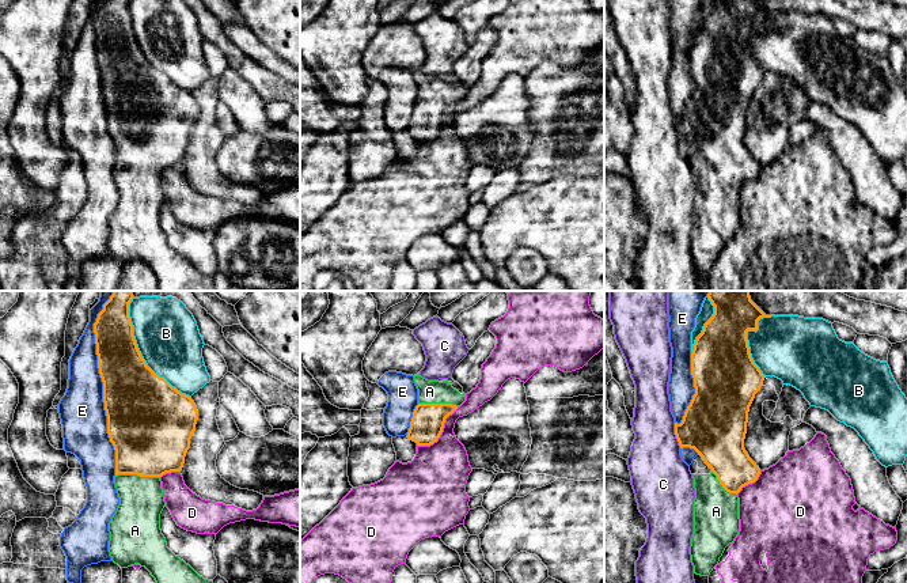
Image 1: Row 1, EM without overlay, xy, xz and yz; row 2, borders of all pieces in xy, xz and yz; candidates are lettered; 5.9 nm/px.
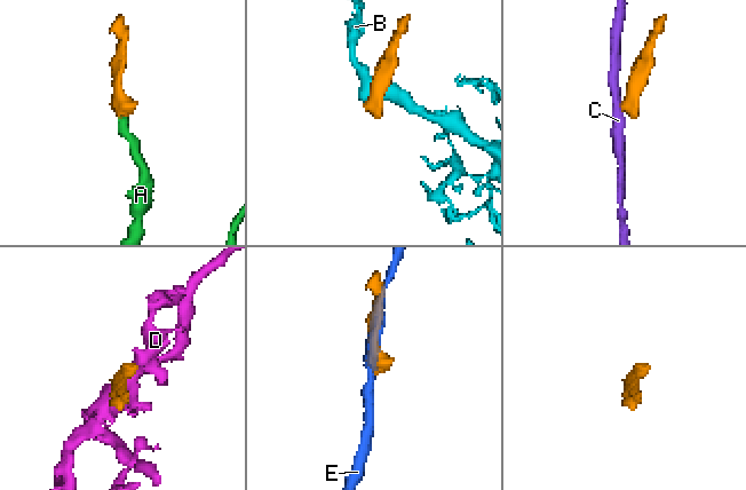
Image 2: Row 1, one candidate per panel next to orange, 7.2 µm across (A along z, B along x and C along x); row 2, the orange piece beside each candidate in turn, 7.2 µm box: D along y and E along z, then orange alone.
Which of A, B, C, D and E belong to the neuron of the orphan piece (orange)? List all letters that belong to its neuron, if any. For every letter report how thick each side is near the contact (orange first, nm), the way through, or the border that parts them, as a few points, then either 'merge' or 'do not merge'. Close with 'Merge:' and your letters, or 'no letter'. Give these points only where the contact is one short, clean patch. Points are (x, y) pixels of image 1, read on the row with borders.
A: 460 nm thick on the orange side, 260 nm on the other; runs through xy (151, 435), (137, 474), (141, 502); merge
B: 360 nm thick on the orange side, 380 nm on the other; do not merge
C: 380 nm thick on the orange side, 320 nm on the other; border along yz (674, 423), (674, 434), (680, 447); do not merge
D: 200 nm thick on the orange side, 340 nm on the other; do not merge
E: 400 nm thick on the orange side, 280 nm on the other; do not merge
Merge: A

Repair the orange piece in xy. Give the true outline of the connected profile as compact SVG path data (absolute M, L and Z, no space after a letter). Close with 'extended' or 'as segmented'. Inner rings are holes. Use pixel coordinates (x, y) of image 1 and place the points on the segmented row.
M113 291L94 323L107 434L115 450L114 484L119 497L109 523L109 552L121 568L134 564L145 567L156 583L213 583L175 556L160 530L160 514L166 506L160 477L182 470L198 410L191 397L155 374L143 359L129 317L132 299L132 291Z; extended

